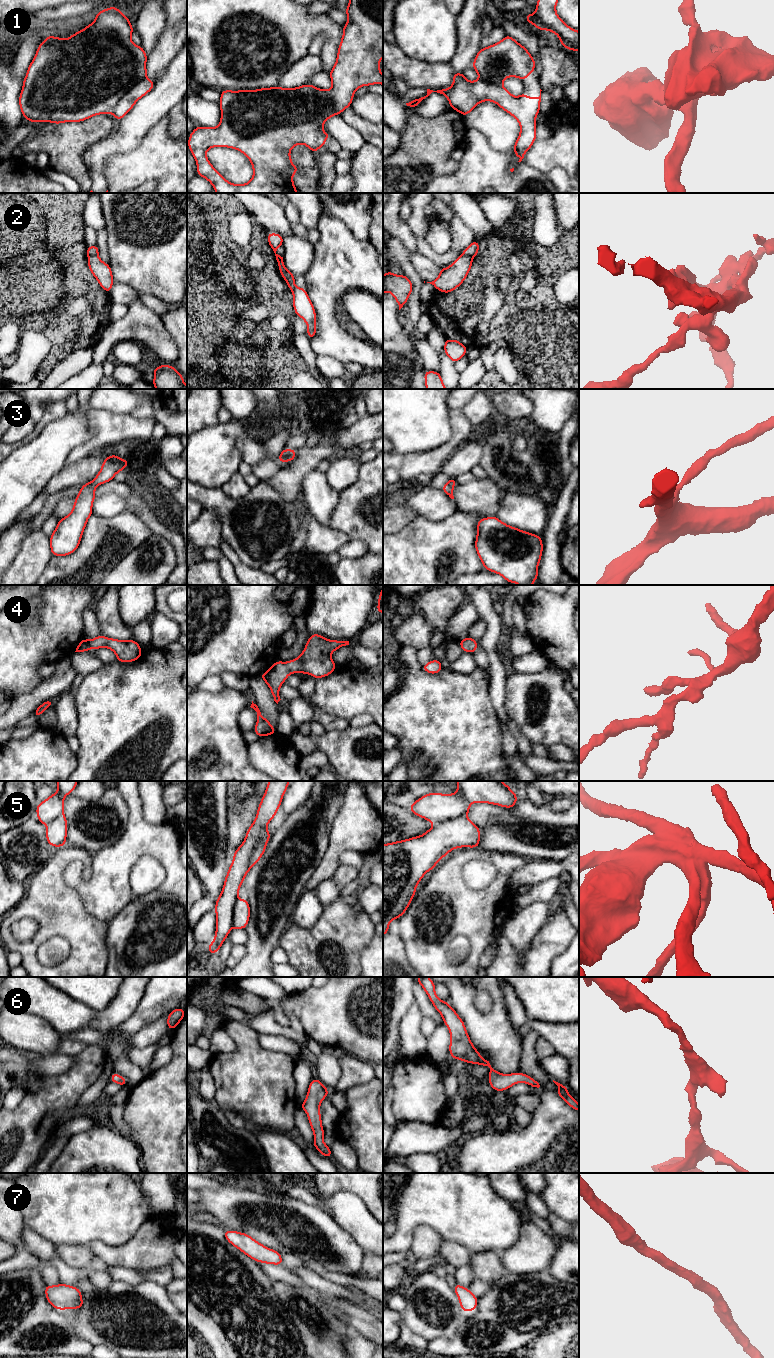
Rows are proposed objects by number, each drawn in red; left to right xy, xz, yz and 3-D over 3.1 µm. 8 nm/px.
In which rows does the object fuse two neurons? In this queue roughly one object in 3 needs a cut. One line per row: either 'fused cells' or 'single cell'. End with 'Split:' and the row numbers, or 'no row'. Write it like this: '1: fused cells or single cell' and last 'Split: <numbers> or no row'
1: single cell
2: fused cells
3: single cell
4: single cell
5: single cell
6: single cell
7: single cell
Split: 2

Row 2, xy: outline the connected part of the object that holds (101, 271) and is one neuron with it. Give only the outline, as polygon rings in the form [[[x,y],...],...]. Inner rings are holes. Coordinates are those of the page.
[[[98,255],[88,256],[88,268],[99,282],[99,285],[110,293],[113,287],[113,274],[109,264],[103,262]]]

